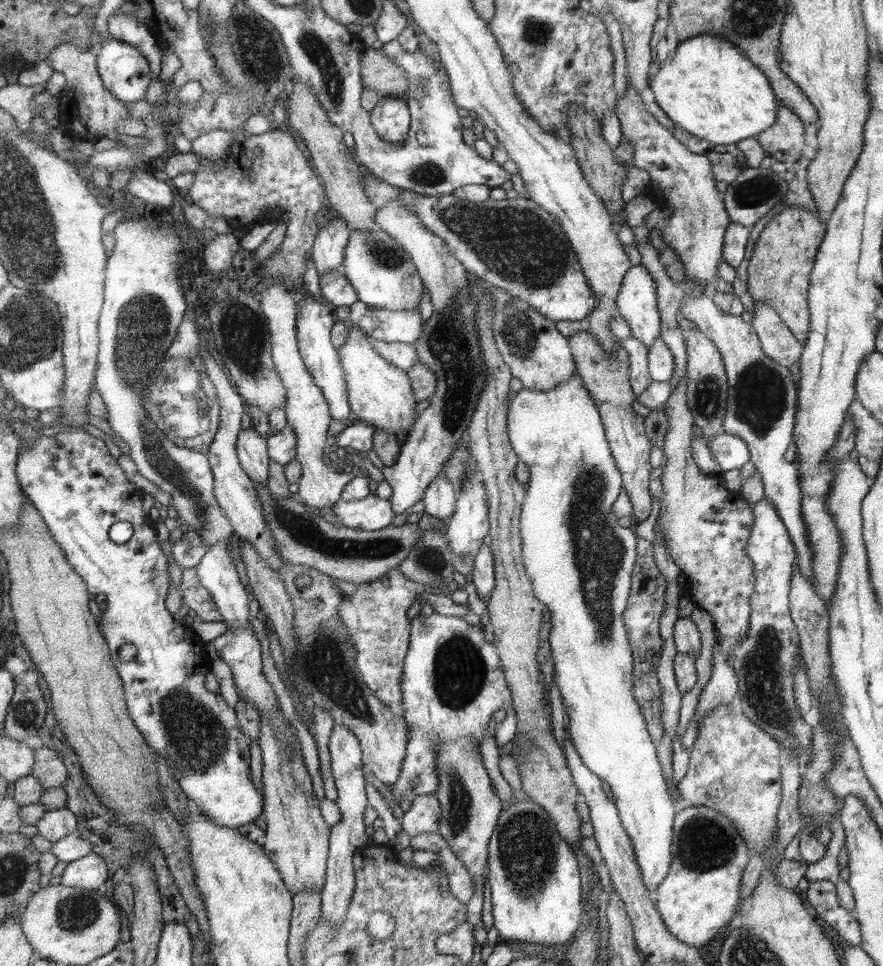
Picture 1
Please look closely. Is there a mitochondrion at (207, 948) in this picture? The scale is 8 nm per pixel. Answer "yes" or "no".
no

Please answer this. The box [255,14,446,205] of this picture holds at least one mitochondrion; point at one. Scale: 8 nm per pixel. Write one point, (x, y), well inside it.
(321, 56)

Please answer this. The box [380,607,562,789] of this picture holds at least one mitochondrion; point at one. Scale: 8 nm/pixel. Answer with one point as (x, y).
(460, 671)

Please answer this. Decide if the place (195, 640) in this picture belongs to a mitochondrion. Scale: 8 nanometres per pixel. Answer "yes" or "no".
no

